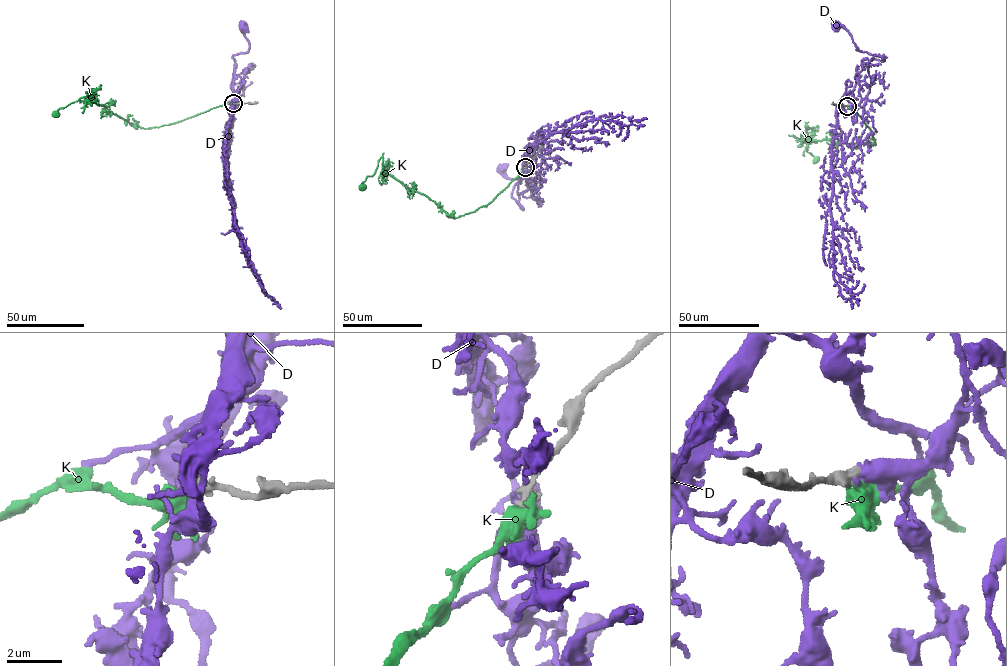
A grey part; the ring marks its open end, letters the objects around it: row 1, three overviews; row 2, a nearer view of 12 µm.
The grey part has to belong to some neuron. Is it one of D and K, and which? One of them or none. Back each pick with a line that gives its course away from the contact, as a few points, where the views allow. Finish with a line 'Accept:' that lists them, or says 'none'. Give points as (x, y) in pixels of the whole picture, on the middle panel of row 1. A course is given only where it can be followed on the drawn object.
K: Its course: (525, 167), (486, 205), (457, 217), (387, 174), (381, 157), (374, 173), (361, 186)
Accept: K

